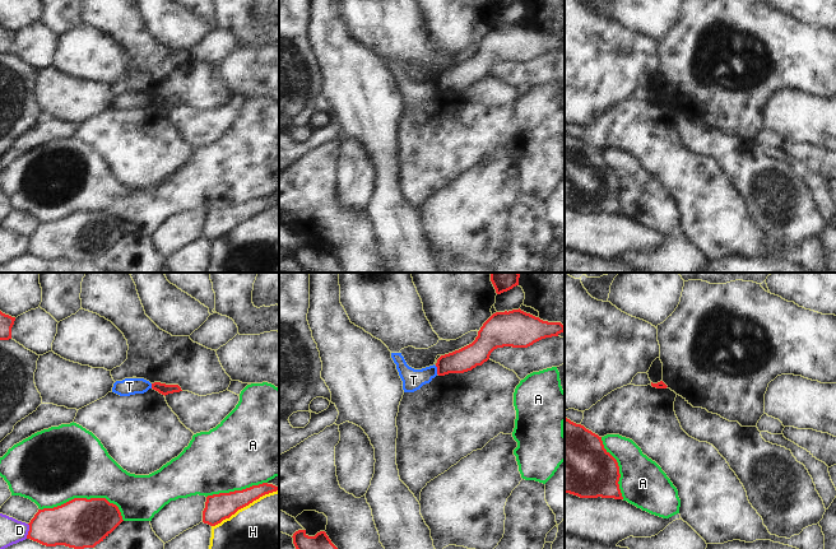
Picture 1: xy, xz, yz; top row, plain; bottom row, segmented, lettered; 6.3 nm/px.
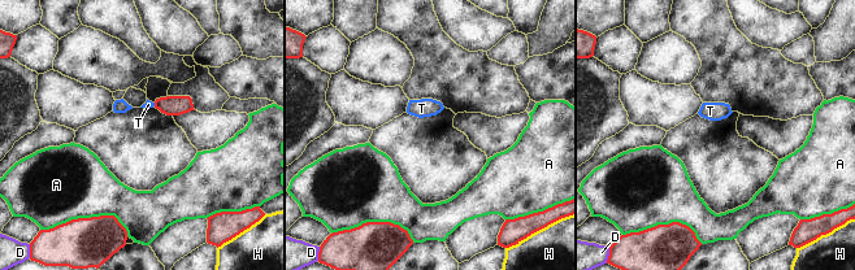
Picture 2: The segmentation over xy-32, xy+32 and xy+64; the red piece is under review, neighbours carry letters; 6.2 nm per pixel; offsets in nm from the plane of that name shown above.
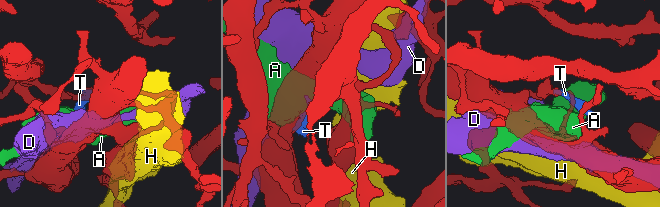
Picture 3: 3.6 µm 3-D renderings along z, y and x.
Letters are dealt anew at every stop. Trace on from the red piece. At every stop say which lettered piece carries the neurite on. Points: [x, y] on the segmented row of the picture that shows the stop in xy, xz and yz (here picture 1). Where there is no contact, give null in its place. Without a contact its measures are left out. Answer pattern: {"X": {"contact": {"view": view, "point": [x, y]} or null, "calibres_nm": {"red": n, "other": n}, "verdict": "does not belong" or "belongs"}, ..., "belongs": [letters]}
{"A": {"contact": {"view": "xy", "point": [86, 498]}, "calibres_nm": {"red": 320, "other": 460}, "verdict": "does not belong"}, "D": {"contact": {"view": "xy", "point": [28, 531]}, "calibres_nm": {"red": 260, "other": 160}, "verdict": "does not belong"}, "H": {"contact": {"view": "xy", "point": [245, 506]}, "calibres_nm": {"red": 170, "other": 360}, "verdict": "does not belong"}, "T": {"contact": {"view": "xz", "point": [437, 370]}, "calibres_nm": {"red": 150, "other": 140}, "verdict": "does not belong"}, "belongs": []}

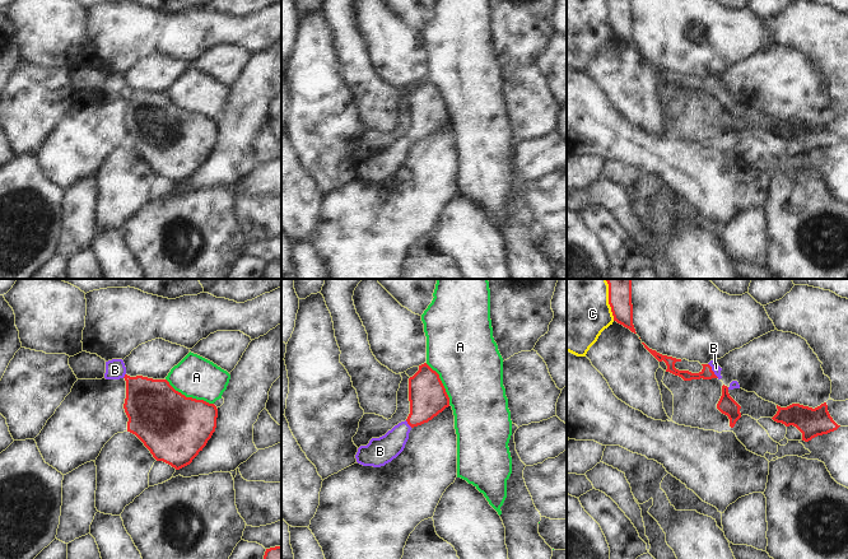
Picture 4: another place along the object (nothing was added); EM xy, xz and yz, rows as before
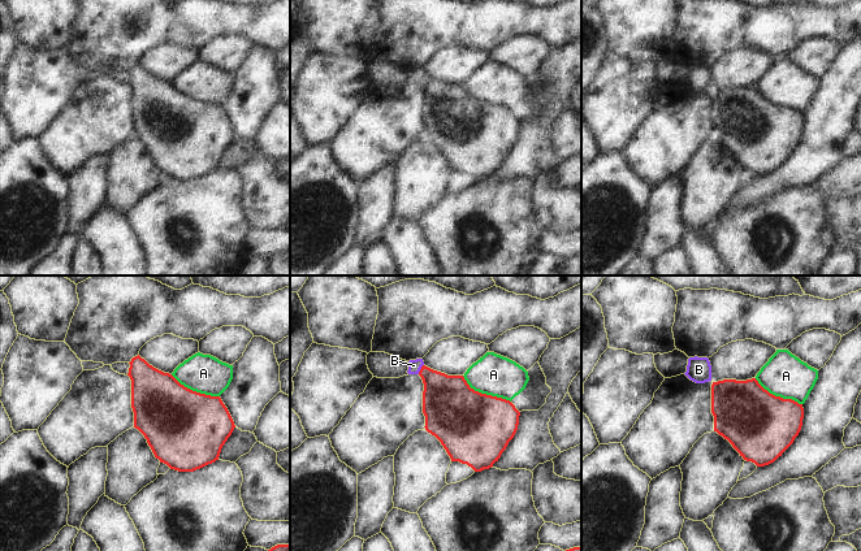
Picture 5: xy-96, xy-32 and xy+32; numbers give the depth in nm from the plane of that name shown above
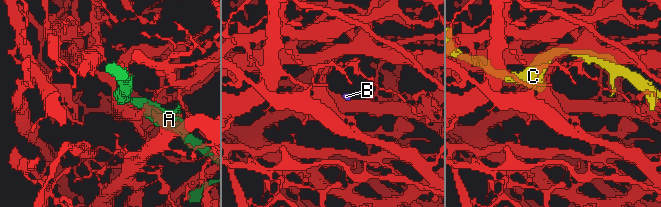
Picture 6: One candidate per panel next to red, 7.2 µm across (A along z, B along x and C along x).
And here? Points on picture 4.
{"A": {"contact": {"view": "xy", "point": [189, 397]}, "calibres_nm": {"red": 420, "other": 260}, "verdict": "does not belong"}, "B": {"contact": {"view": "yz", "point": [712, 371]}, "calibres_nm": {"red": 80, "other": 60}, "verdict": "belongs"}, "C": {"contact": {"view": "yz", "point": [609, 299]}, "calibres_nm": {"red": 160, "other": 500}, "verdict": "does not belong"}, "belongs": ["B"]}

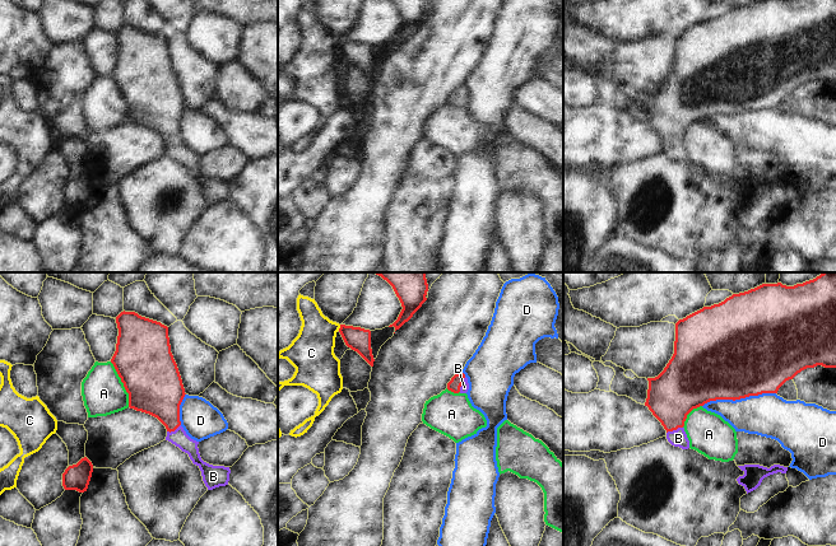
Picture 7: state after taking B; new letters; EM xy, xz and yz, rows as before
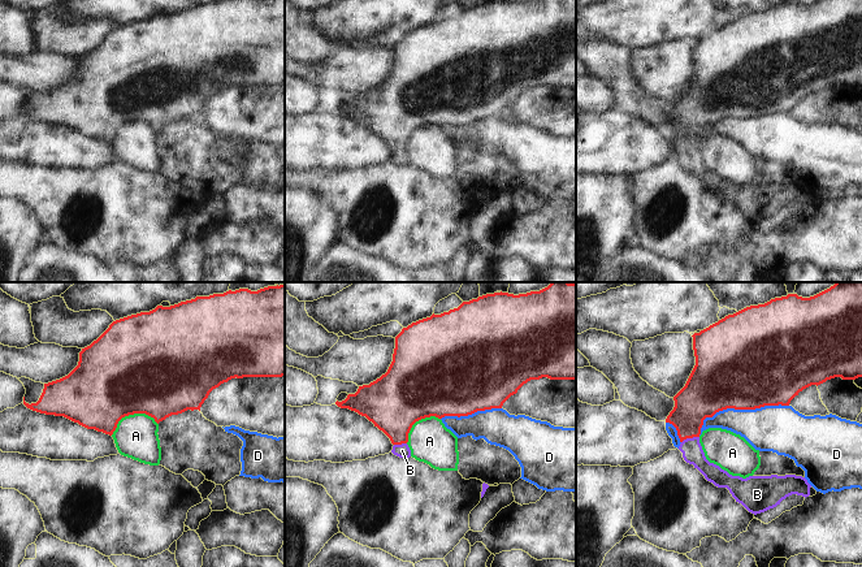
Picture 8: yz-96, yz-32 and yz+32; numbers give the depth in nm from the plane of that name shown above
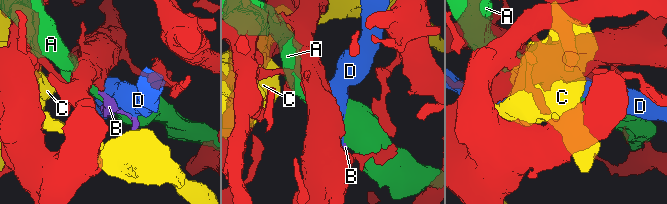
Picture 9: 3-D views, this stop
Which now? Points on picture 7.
{"A": {"contact": {"view": "xy", "point": [124, 384]}, "calibres_nm": {"red": 360, "other": 280}, "verdict": "does not belong"}, "B": {"contact": {"view": "yz", "point": [674, 429]}, "calibres_nm": {"red": 300, "other": 110}, "verdict": "belongs"}, "C": {"contact": {"view": "xz", "point": [340, 327]}, "calibres_nm": {"red": 150, "other": 280}, "verdict": "does not belong"}, "D": {"contact": {"view": "yz", "point": [738, 398]}, "calibres_nm": {"red": 500, "other": 280}, "verdict": "does not belong"}, "belongs": ["B"]}

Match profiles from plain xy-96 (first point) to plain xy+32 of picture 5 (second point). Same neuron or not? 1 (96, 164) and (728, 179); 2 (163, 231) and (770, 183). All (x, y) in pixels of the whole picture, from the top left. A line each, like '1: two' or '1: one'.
1: two
2: two

